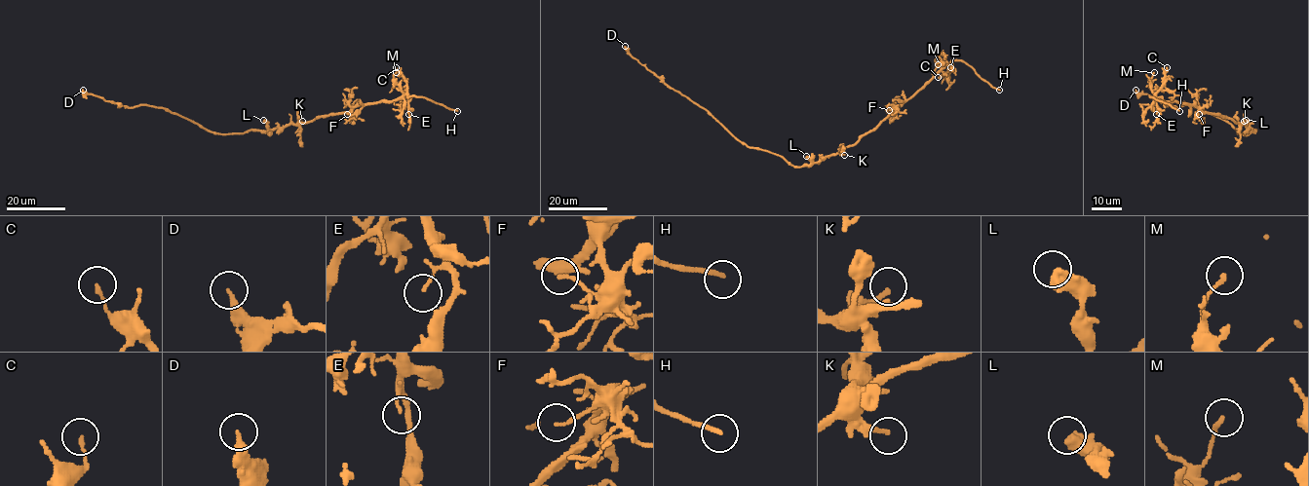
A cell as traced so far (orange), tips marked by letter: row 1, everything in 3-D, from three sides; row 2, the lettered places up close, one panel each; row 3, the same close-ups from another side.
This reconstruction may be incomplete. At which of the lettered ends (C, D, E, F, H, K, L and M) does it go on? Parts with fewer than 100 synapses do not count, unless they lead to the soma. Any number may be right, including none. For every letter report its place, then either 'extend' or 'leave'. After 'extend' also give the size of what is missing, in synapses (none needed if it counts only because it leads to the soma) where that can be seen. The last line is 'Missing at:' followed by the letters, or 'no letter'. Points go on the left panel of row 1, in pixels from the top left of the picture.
C: place (396, 67); leave
D: place (83, 90); leave
E: place (408, 114); leave
F: place (347, 114); leave
H: place (457, 111); extend
K: place (302, 121); leave
L: place (263, 120); leave
M: place (396, 72); leave
Missing at: H

